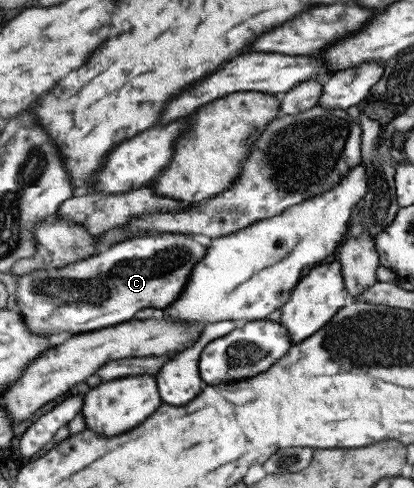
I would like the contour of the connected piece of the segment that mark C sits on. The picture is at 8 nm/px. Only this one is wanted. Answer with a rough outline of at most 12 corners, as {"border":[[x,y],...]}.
{"border":[[158,233],[16,275],[30,332],[159,314],[206,240]]}

